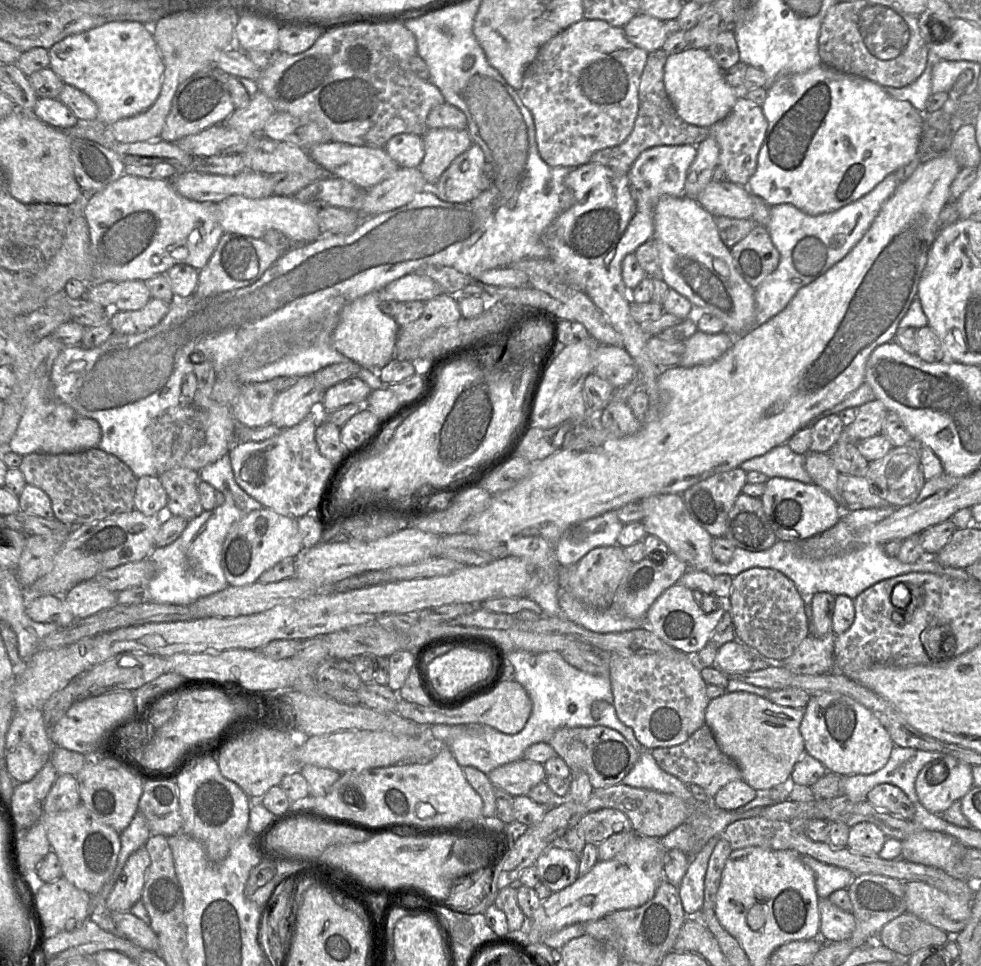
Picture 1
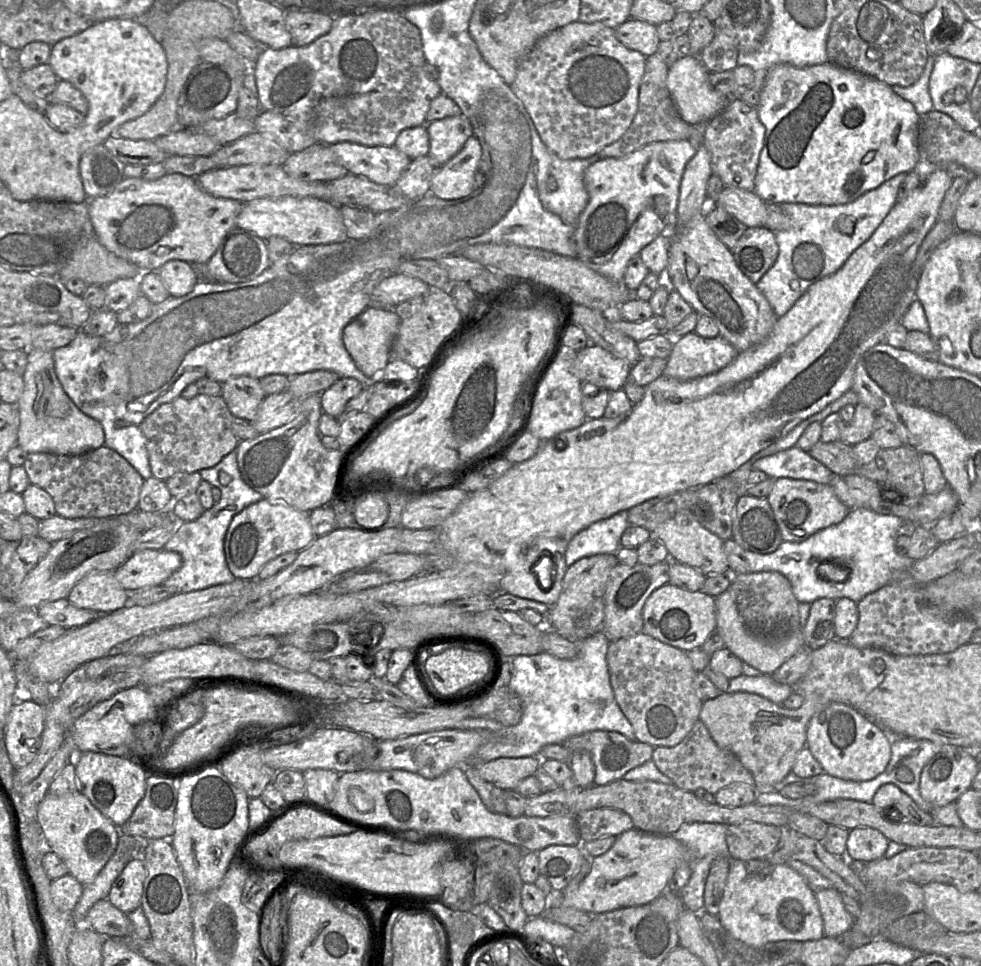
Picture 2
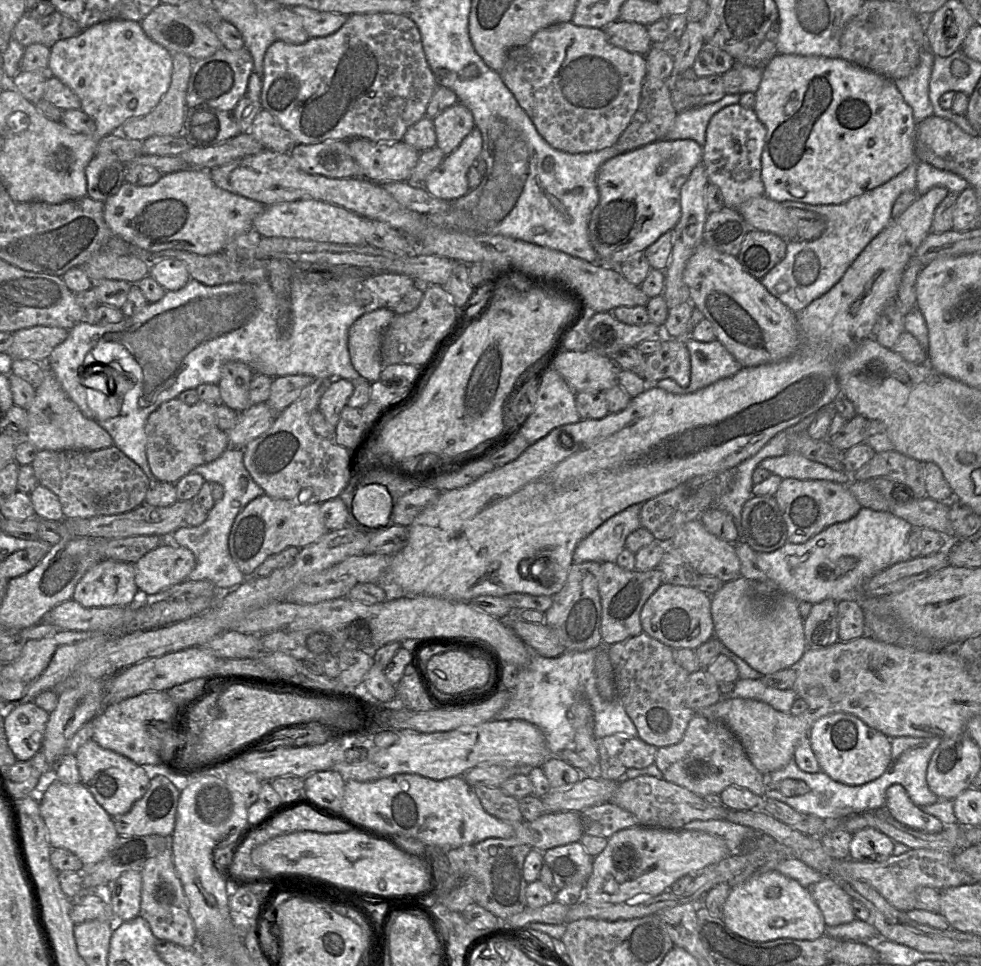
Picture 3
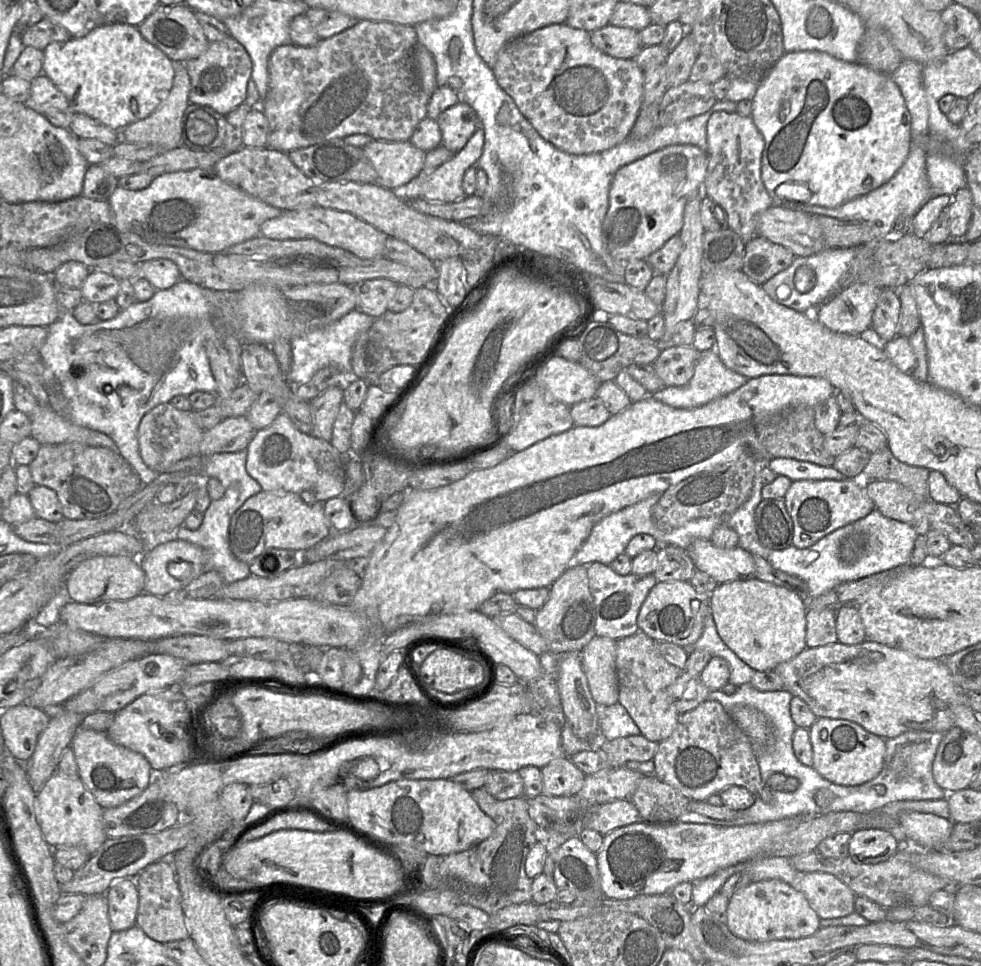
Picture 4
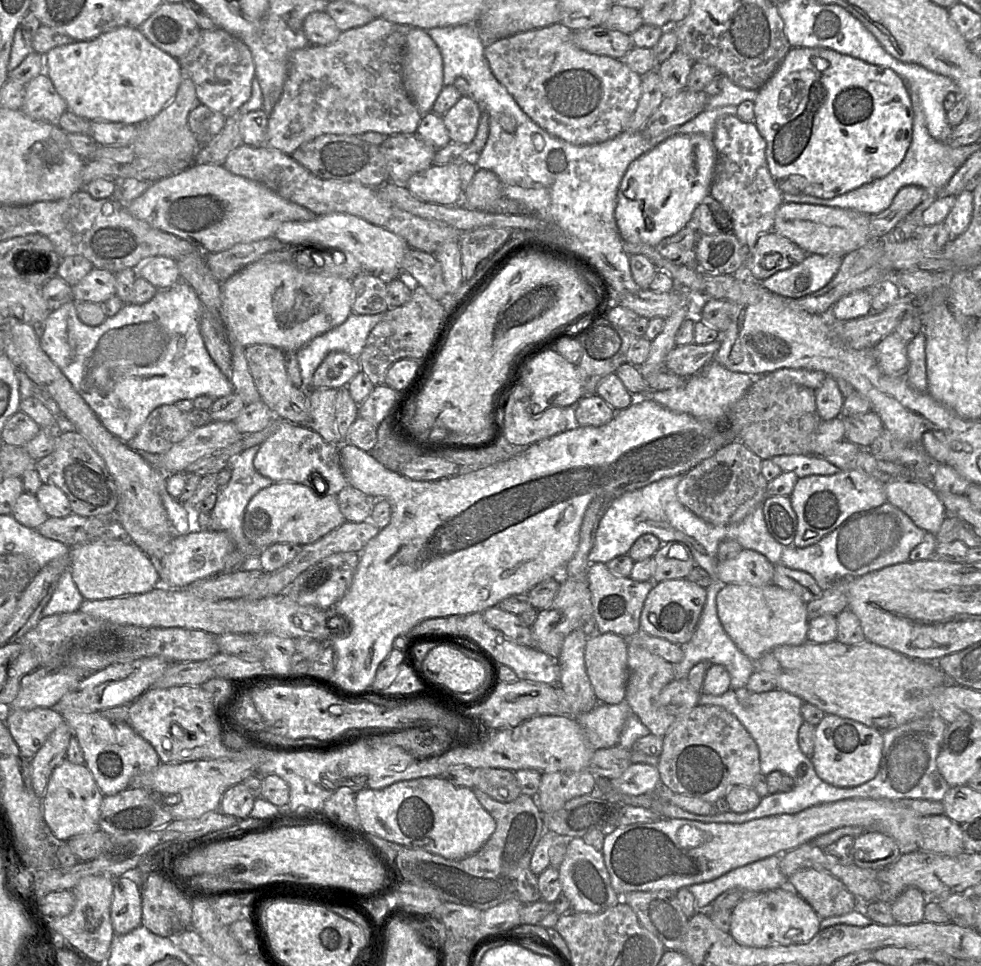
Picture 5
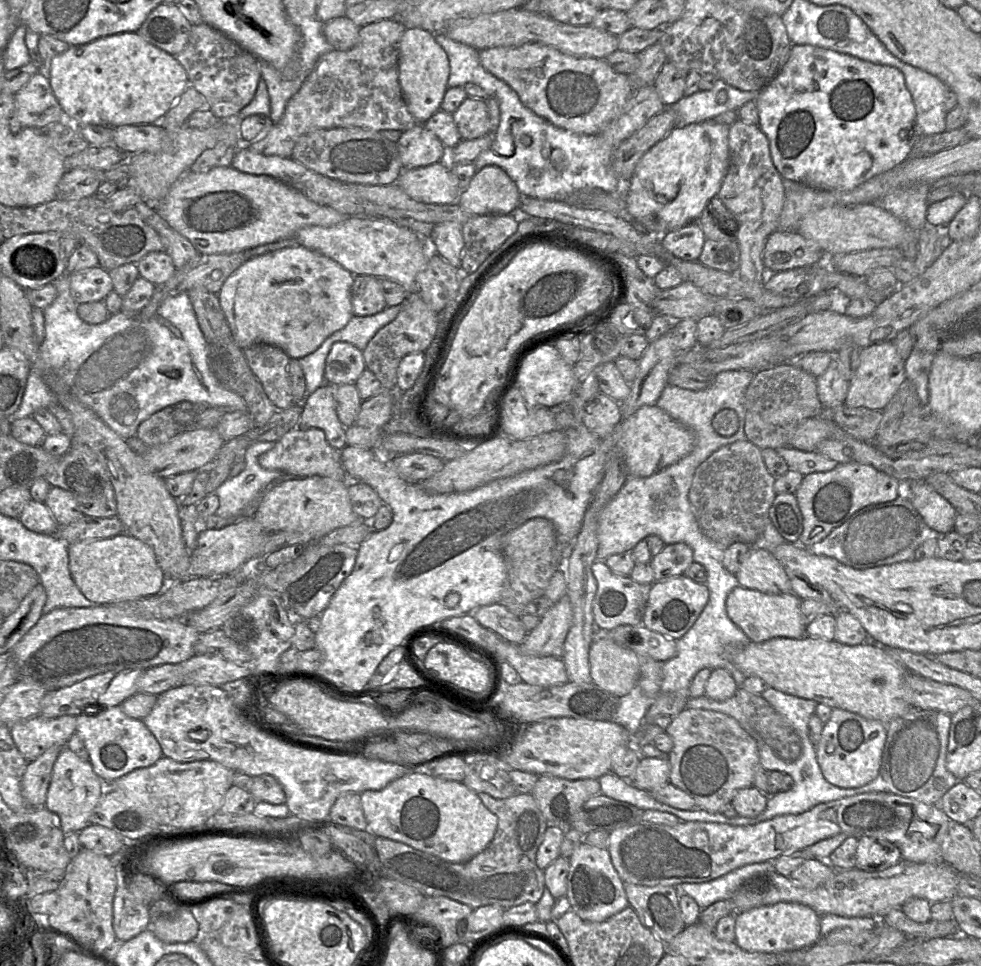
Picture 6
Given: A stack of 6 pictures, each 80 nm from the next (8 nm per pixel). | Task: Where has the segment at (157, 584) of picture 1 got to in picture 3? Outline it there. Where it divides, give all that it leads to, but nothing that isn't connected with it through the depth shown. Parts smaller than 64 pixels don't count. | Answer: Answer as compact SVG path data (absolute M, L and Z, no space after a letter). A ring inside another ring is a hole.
M229 447L216 460L197 466L191 471L201 475L209 483L220 484L223 487L223 497L207 511L206 519L202 524L194 527L183 524L170 534L169 542L185 547L195 555L196 564L187 579L193 581L209 580L220 591L233 588L246 579L230 557L228 536L235 517L250 501L265 494L245 469L242 449Z

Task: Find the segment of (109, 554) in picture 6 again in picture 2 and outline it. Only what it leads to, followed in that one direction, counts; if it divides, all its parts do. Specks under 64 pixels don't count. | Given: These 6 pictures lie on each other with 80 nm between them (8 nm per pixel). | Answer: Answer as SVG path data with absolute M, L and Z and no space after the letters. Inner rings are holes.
M93 571L84 576L71 590L67 599L77 608L108 614L128 605L130 593L119 584L114 571Z

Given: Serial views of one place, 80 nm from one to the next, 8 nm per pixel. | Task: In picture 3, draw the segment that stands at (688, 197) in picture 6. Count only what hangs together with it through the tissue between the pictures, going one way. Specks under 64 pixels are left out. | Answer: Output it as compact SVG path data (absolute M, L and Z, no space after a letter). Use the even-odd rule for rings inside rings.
M661 139L658 141L654 141L642 147L639 147L634 150L627 151L625 153L619 154L605 163L603 163L596 177L597 187L599 191L599 201L597 206L592 211L589 221L588 221L588 237L589 241L595 250L598 258L599 265L606 265L609 267L613 267L619 270L619 267L631 256L636 253L643 253L643 251L653 244L660 236L664 233L671 231L675 225L677 224L680 214L680 191L683 184L687 181L689 175L692 170L703 160L703 149L702 147L695 141L690 139L682 139L682 140L667 140Z

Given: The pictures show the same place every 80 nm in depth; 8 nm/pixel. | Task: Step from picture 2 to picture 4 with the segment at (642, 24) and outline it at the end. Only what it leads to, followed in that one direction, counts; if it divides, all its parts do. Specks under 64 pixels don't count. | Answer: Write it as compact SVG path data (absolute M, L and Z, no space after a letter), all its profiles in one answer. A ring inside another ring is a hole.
M608 24L590 32L592 44L614 58L633 59L643 48L639 31Z

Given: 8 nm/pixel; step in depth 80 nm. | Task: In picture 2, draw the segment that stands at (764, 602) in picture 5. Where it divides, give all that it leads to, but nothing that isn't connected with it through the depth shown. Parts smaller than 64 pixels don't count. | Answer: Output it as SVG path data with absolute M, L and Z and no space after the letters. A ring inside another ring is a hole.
M731 586L715 598L715 604L716 630L723 638L725 647L740 658L742 662L756 668L763 675L773 674L783 663L805 646L803 630L801 628L776 639L770 638L770 635L759 634L749 629L739 613L736 593Z

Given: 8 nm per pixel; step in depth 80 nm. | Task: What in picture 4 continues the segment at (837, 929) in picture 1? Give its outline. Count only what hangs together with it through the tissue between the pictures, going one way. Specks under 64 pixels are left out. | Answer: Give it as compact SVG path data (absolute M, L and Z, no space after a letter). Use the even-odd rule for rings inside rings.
M824 872L800 873L796 888L804 894L820 919L841 918L855 912L855 893L832 874Z

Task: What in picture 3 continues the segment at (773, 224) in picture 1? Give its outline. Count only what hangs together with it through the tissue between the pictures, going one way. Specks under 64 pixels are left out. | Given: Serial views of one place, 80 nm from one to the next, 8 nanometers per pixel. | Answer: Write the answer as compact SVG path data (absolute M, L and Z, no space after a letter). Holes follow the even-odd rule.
M917 160L883 185L843 204L811 205L794 201L782 202L781 204L789 209L801 209L823 216L827 226L818 239L787 242L784 259L763 277L761 284L772 296L798 314L841 280L864 248L890 223L892 208L897 198L904 192L915 190L916 185ZM778 284L786 284L787 290L779 293Z

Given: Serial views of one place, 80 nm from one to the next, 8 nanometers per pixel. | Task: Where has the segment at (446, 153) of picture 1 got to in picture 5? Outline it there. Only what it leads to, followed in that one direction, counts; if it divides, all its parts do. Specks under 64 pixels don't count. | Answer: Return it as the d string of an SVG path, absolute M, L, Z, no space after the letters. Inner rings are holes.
M462 96L442 117L451 142L469 145L477 133L482 110L479 104L468 96Z

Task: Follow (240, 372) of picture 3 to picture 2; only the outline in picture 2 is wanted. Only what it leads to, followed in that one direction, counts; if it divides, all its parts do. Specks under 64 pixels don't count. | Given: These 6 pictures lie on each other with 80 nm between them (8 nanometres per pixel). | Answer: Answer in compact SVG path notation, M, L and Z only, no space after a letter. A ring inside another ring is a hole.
M239 376L222 383L220 396L232 415L248 422L254 422L266 394L259 379Z

